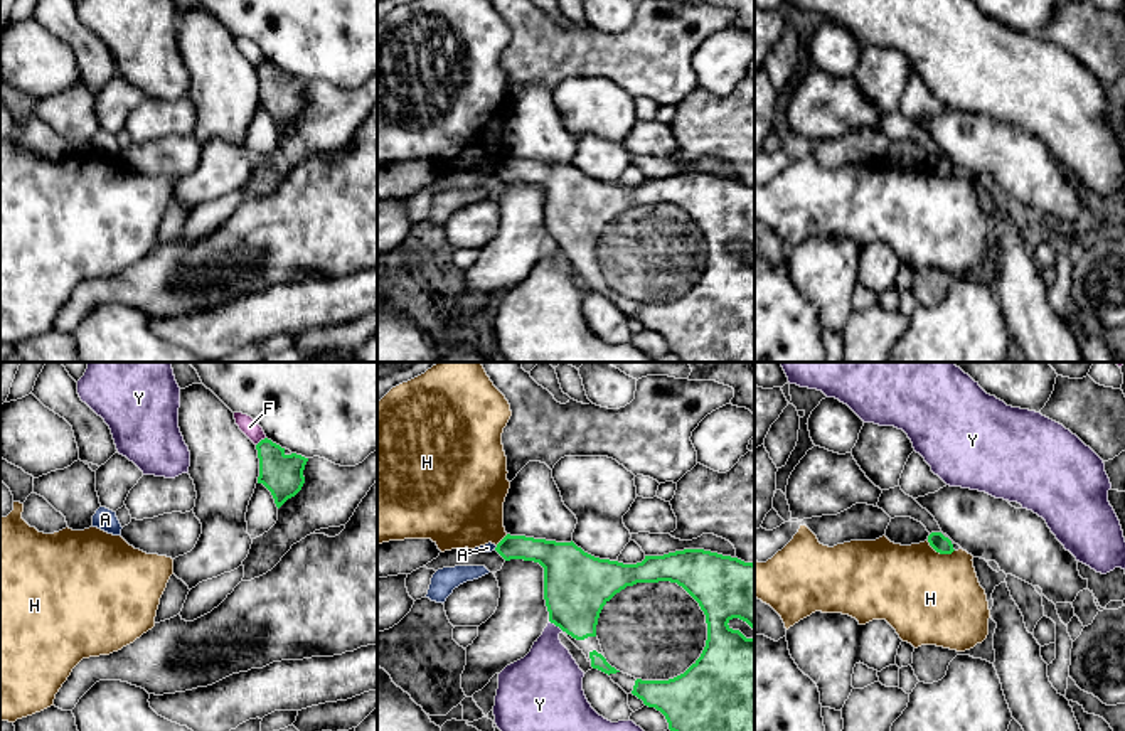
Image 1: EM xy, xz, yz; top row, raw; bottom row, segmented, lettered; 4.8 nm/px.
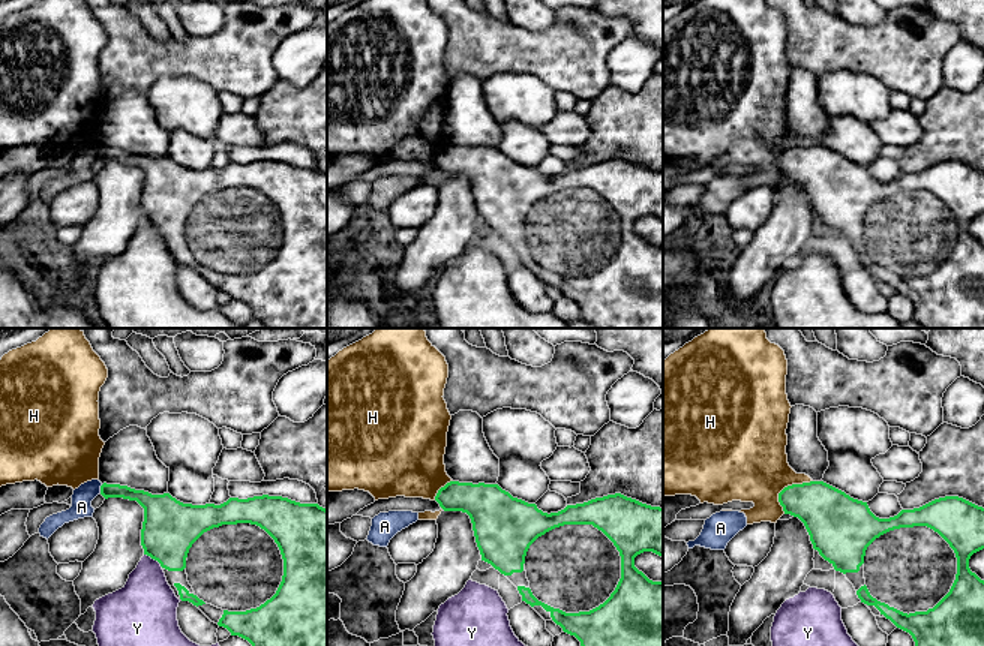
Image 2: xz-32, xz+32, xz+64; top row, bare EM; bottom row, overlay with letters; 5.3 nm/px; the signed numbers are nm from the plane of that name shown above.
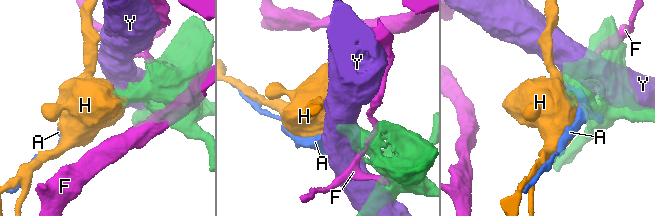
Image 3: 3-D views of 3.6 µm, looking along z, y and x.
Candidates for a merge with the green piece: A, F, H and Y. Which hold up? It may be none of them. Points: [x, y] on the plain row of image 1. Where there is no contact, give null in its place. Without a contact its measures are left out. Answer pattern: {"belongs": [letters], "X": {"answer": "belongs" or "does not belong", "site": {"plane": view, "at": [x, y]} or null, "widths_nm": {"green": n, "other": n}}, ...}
{"belongs": [], "A": {"answer": "does not belong", "site": {"plane": "xz", "at": [495, 170]}, "widths_nm": {"green": 130, "other": 50}}, "F": {"answer": "does not belong", "site": {"plane": "xy", "at": [260, 64]}, "widths_nm": {"green": 190, "other": 90}}, "H": {"answer": "does not belong", "site": {"plane": "yz", "at": [940, 176]}, "widths_nm": {"green": 90, "other": 440}}, "Y": {"answer": "does not belong", "site": {"plane": "xz", "at": [556, 248]}, "widths_nm": {"green": 320, "other": 300}}}

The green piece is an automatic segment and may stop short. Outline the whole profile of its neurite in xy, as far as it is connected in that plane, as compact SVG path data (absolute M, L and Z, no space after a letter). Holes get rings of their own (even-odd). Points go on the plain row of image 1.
M268 61L261 62L256 72L259 81L258 106L263 106L271 115L280 131L301 113L308 81L296 76L286 77L285 71Z

